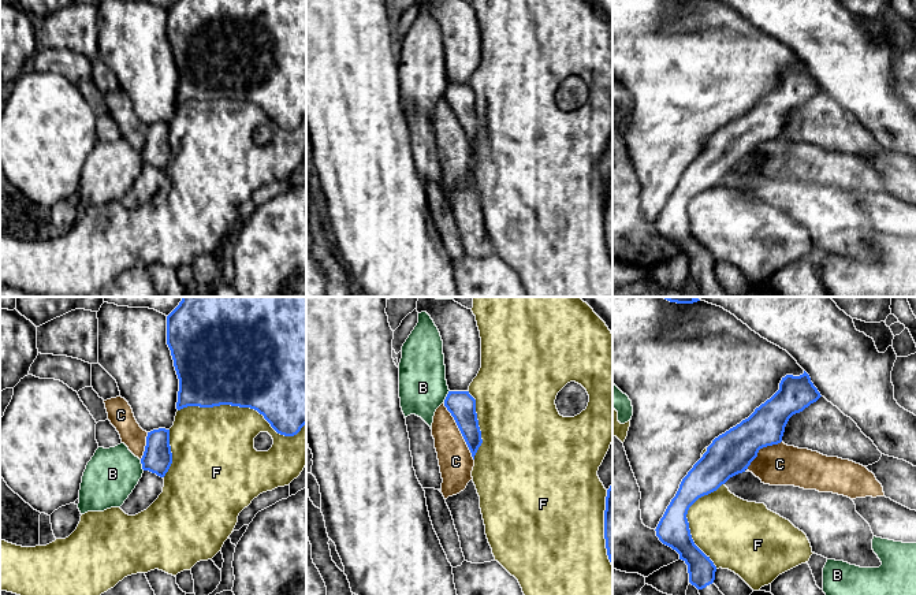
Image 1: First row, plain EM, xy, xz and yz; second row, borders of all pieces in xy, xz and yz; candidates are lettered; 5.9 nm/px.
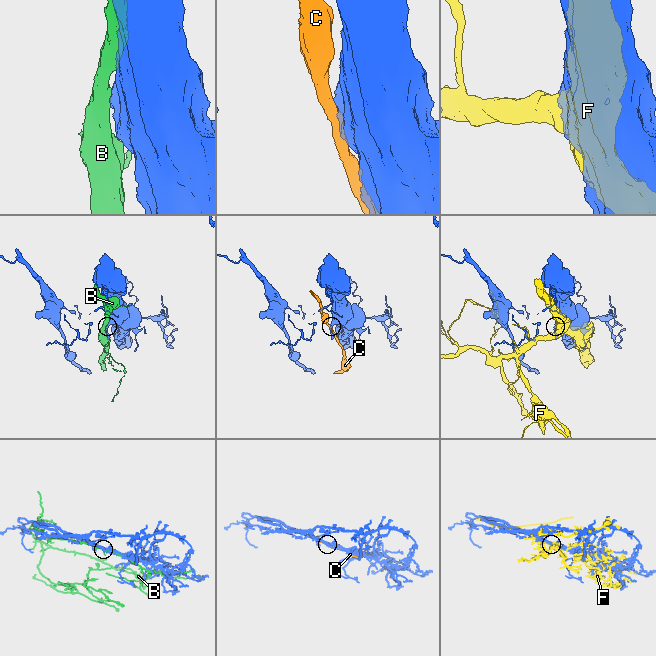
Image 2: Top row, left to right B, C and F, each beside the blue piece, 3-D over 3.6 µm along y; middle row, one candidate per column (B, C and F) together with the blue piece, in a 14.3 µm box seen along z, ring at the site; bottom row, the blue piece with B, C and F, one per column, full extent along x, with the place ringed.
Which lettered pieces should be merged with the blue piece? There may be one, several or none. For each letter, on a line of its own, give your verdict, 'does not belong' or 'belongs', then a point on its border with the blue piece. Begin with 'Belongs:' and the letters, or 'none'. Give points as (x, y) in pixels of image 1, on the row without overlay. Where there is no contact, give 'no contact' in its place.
Belongs: none
B: does not belong | xz (446, 90)
C: does not belong | xz (461, 126)
F: does not belong | xy (242, 100)

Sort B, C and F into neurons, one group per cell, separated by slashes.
B / C / F

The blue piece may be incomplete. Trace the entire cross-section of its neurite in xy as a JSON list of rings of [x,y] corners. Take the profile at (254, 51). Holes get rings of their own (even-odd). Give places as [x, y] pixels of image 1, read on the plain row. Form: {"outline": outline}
{"outline": [[[176,0],[167,10],[167,38],[179,72],[176,103],[231,98],[257,104],[280,129],[294,130],[306,118],[306,0]]]}

